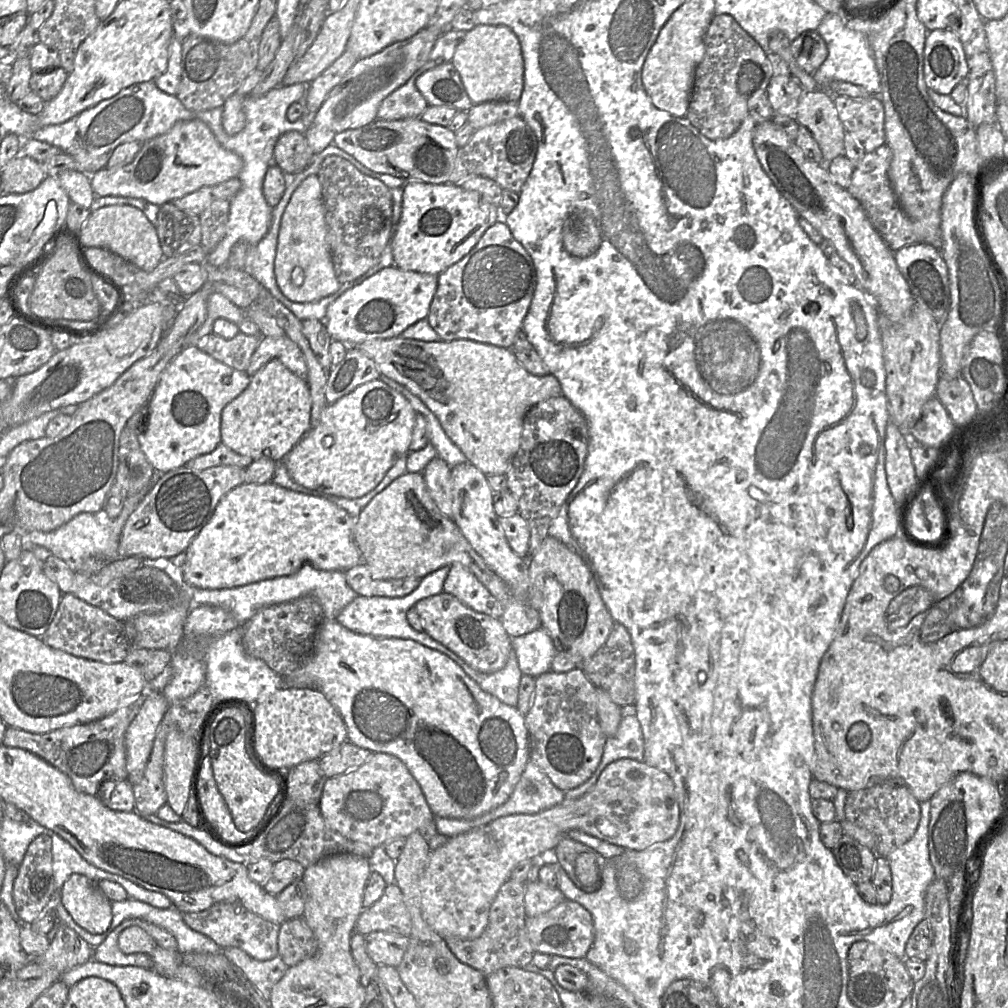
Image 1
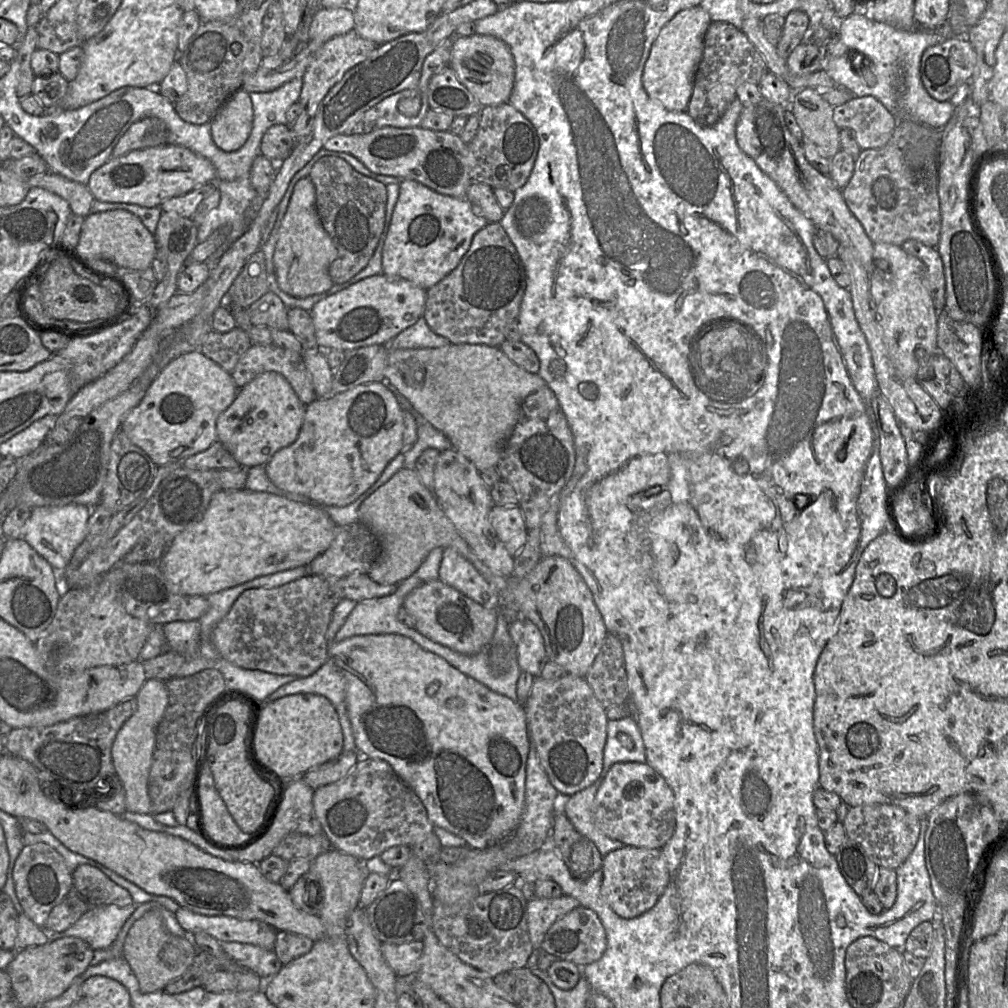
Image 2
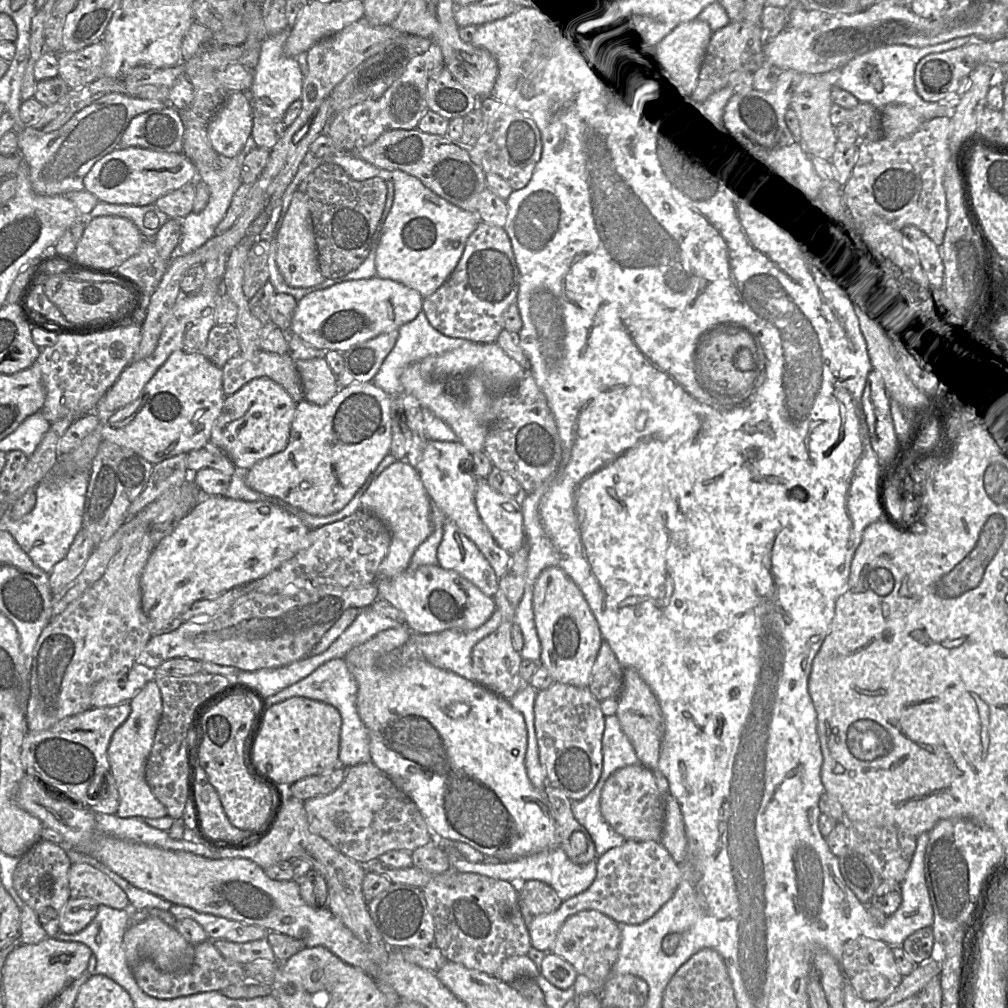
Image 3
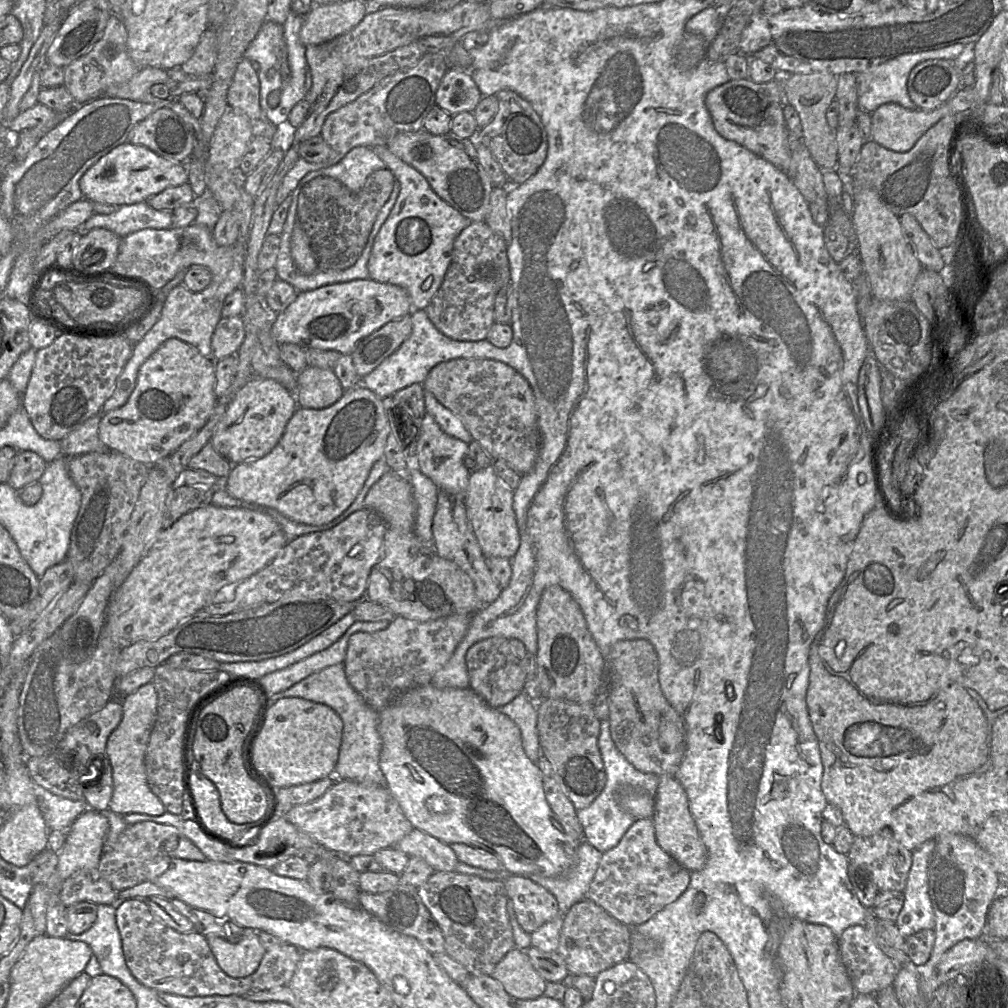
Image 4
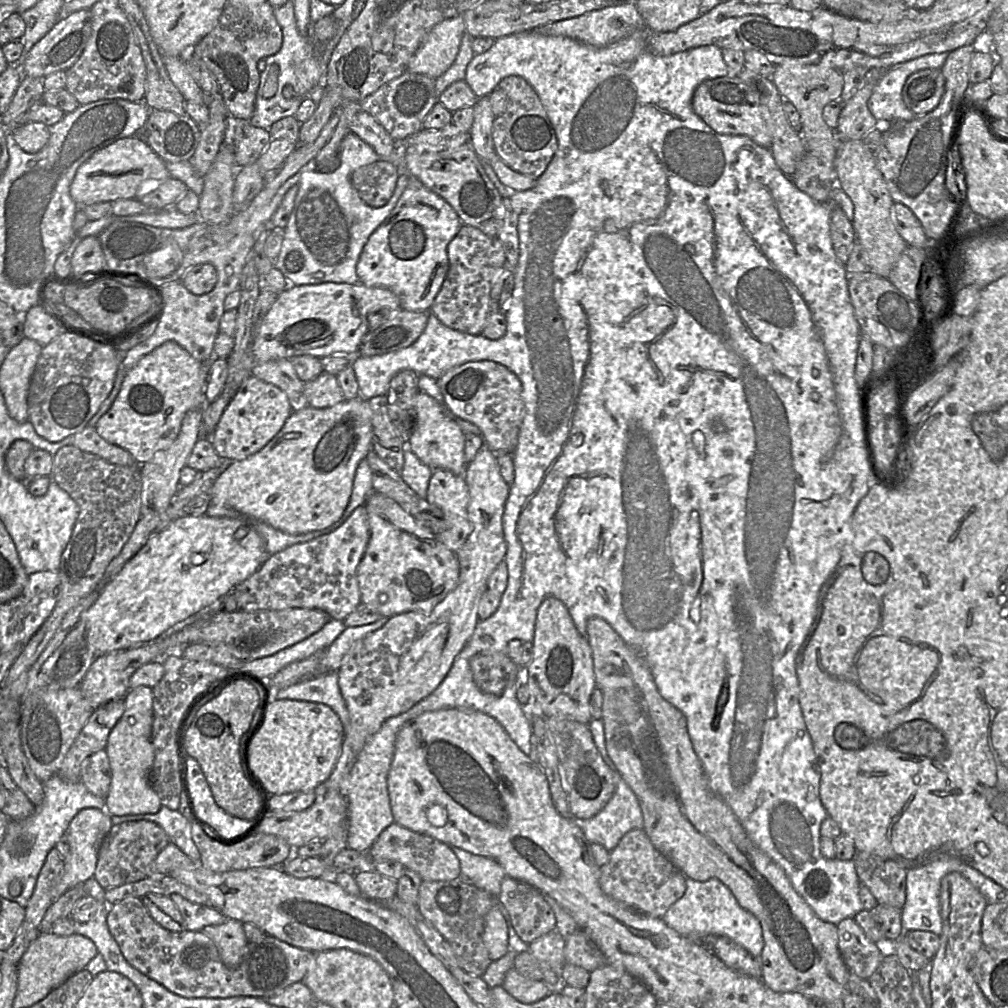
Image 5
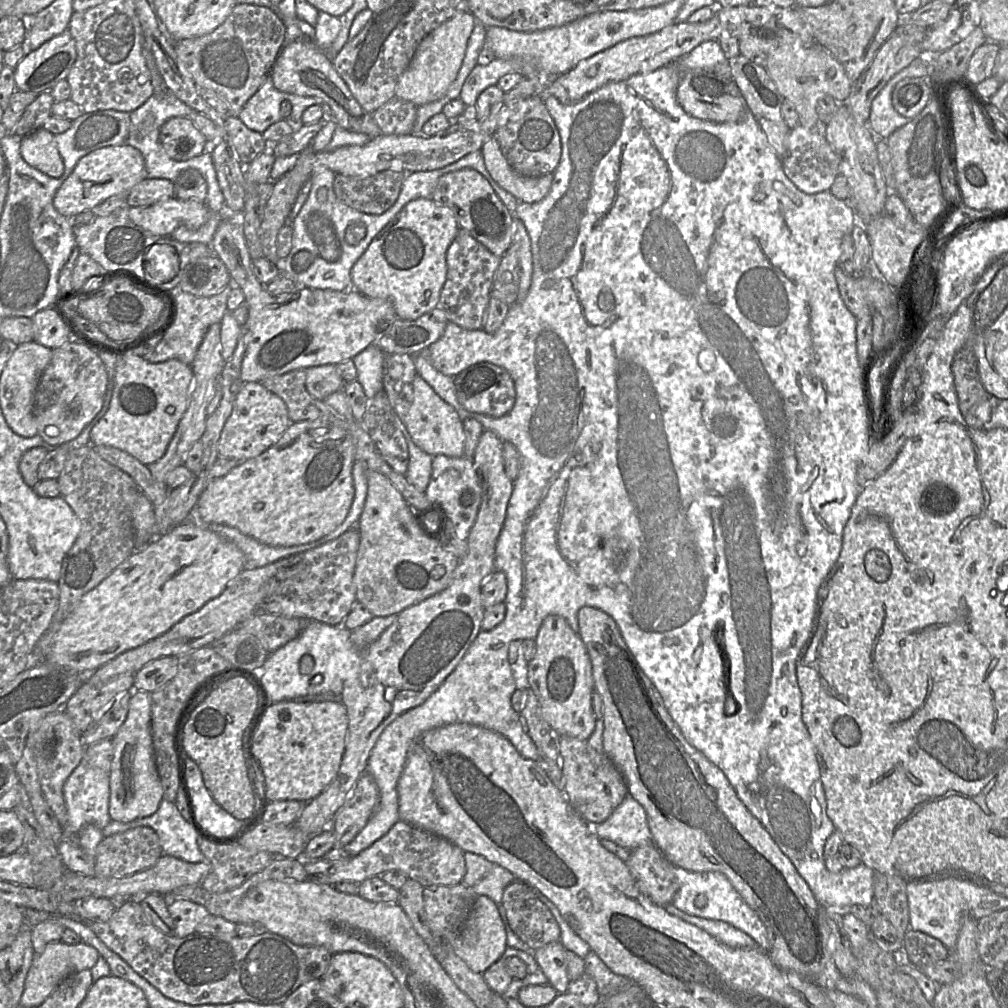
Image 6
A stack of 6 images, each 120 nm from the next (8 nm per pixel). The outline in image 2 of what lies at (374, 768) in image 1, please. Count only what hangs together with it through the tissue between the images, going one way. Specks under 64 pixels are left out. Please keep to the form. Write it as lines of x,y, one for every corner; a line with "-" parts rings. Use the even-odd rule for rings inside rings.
363,757
343,779
321,786
314,791
313,808
324,833
333,849
344,852
359,860
367,861
385,850
397,846
414,846
434,832
434,826
417,794
395,773
384,760

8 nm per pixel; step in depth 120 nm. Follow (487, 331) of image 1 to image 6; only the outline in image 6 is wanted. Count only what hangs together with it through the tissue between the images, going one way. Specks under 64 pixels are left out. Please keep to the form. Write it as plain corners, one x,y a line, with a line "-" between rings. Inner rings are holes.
459,228
457,234
446,252
447,274
440,293
438,307
443,310
449,322
455,323
468,330
482,329
485,311
491,297
493,277
500,263
500,257
492,254
479,243
468,231

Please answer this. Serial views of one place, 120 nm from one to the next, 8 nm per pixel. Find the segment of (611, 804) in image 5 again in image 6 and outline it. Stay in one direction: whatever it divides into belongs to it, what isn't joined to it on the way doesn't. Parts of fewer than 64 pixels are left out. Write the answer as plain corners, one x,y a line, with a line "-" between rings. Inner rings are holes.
630,793
626,795
622,803
614,809
612,814
604,822
592,824
592,829
600,839
611,840
627,849
652,843
646,812

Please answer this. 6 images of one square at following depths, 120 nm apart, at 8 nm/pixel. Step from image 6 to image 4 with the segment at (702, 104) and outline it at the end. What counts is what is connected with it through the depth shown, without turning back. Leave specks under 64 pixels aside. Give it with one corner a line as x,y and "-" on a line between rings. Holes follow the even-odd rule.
750,79
729,80
705,96
706,109
719,135
740,144
785,172
790,166
790,152
788,130
782,113
784,103
782,84
777,80
767,83
755,83

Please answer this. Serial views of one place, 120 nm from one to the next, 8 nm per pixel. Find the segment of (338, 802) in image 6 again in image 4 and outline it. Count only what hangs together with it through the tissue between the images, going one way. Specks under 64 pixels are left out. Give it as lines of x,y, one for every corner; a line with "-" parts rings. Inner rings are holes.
493,464
470,472
465,504
474,535
484,556
487,559
512,559
520,545
520,534
513,509
513,491
498,478
-
453,614
427,622
396,616
383,630
354,633
349,638
343,662
348,682
365,703
375,710
381,710
390,705
400,695
415,687
431,684
434,675
447,663
465,636
472,616

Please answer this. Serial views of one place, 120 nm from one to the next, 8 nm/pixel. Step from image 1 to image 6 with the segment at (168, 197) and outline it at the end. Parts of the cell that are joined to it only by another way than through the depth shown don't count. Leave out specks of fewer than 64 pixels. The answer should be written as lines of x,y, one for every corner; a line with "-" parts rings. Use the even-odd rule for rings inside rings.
127,143
103,147
78,161
72,173
55,193
53,205
61,215
74,218
77,214
93,209
114,195
128,193
146,178
144,158
138,149

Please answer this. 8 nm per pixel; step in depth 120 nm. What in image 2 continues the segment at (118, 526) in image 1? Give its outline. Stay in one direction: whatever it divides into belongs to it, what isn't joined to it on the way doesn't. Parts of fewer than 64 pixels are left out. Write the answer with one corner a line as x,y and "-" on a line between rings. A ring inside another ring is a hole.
82,504
34,508
26,521
21,539
42,556
56,572
64,571
74,551
87,535
87,522
91,514
92,507

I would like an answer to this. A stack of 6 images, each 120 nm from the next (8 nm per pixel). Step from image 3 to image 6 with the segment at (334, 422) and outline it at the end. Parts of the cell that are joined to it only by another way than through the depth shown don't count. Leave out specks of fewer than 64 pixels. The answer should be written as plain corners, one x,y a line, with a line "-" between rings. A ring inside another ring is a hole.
322,420
292,422
280,439
263,453
241,462
226,475
219,477
208,484
200,494
195,508
204,522
235,527
244,535
253,537
259,542
269,546
291,547
308,544
332,532
345,519
354,497
352,479
352,465
354,461
353,442
345,429
341,429
337,425

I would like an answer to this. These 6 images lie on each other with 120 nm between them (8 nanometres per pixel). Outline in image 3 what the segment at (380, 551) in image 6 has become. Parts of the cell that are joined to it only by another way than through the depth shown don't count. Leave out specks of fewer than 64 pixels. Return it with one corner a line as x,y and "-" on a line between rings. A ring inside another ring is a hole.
438,564
420,566
416,570
407,568
394,577
376,578
374,583
378,589
378,599
383,599
401,610
405,616
405,624
416,633
438,633
447,629
475,630
483,625
496,610
493,597
486,596
457,572
444,569

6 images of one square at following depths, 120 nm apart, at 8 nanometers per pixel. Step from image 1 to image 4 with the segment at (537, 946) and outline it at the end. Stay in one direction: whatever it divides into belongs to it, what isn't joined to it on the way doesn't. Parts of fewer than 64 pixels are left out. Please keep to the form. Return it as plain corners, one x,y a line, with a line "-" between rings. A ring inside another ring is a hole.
583,899
574,904
563,916
557,953
563,958
569,974
596,977
601,971
609,969
629,958
631,929
613,918
603,908
591,900

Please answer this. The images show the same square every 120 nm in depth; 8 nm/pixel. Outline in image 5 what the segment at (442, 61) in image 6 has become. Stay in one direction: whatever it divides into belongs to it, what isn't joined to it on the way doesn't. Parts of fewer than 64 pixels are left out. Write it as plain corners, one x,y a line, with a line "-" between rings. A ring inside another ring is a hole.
462,15
438,23
410,59
407,71
436,80
455,61
464,33
465,22

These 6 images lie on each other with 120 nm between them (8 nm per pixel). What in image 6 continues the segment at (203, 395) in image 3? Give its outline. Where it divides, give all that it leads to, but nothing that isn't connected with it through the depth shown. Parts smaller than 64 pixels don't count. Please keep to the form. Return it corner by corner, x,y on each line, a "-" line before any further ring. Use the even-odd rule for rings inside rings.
129,351
118,356
108,410
91,429
90,443
125,451
144,465
159,460
187,408
192,379
191,367
177,359
152,363

